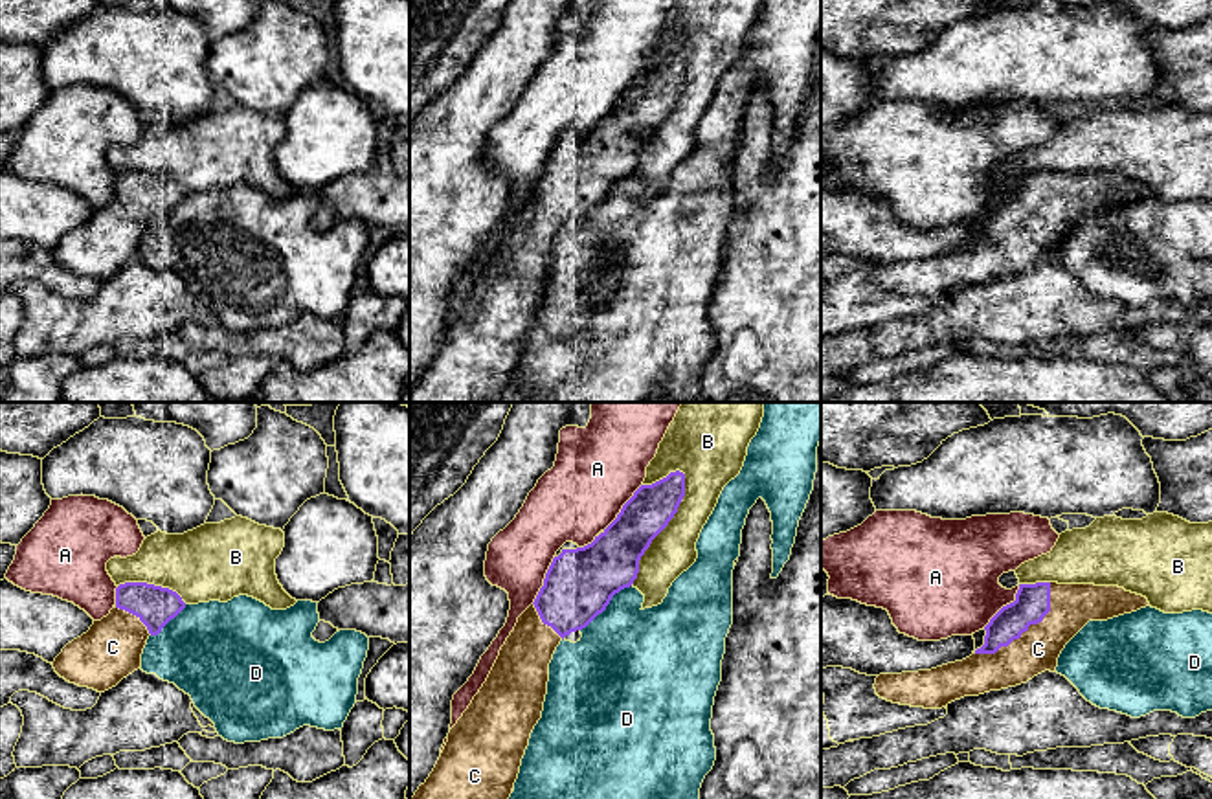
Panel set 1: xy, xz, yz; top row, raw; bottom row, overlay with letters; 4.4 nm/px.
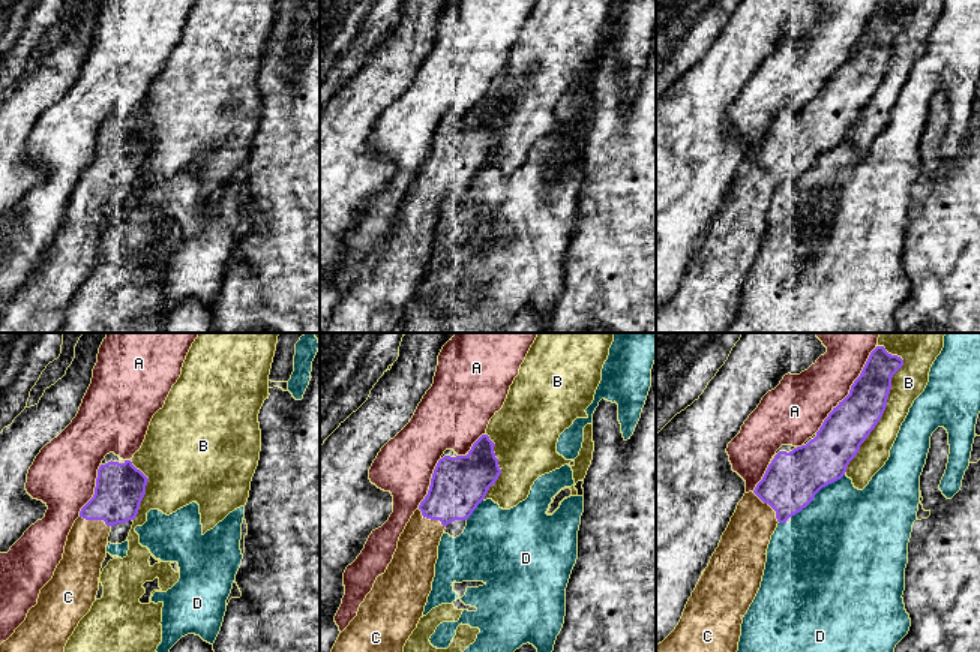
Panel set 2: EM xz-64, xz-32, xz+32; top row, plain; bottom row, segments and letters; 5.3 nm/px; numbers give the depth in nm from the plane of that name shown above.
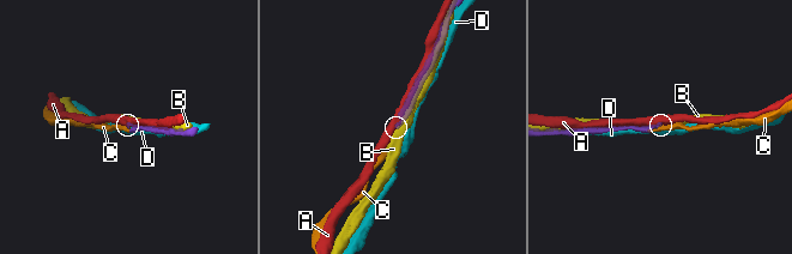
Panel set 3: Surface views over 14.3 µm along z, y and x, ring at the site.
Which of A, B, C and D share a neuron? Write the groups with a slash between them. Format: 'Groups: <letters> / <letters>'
Groups: A / B / C / D

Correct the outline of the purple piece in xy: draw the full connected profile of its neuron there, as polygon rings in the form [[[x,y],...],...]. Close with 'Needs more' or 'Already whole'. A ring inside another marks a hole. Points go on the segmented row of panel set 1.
[[[119,584],[110,613],[68,643],[51,665],[66,681],[105,692],[141,669],[147,639],[158,636],[184,608],[182,597],[169,588]]]. Needs more

